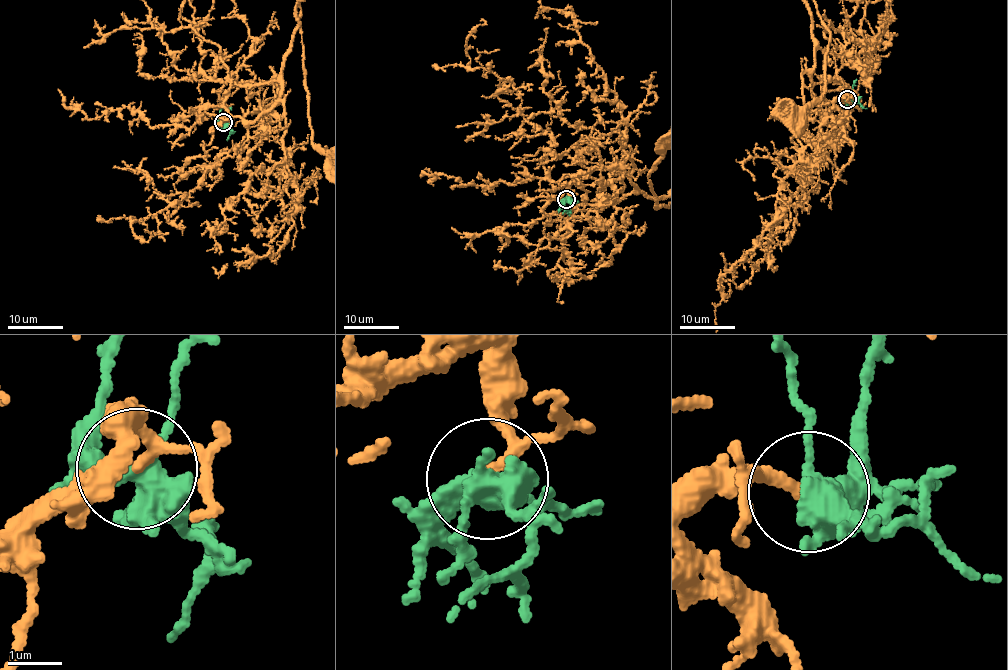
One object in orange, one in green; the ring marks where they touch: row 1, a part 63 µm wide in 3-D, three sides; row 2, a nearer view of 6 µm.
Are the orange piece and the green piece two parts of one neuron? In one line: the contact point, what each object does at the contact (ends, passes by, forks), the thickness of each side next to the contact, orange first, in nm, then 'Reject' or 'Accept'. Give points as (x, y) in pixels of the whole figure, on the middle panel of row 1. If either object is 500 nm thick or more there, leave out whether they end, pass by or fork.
Place: (566, 199). At the ring orange passes by. At the ring green forks. Thickness 160 nm (orange) against 400 nm. Accept

